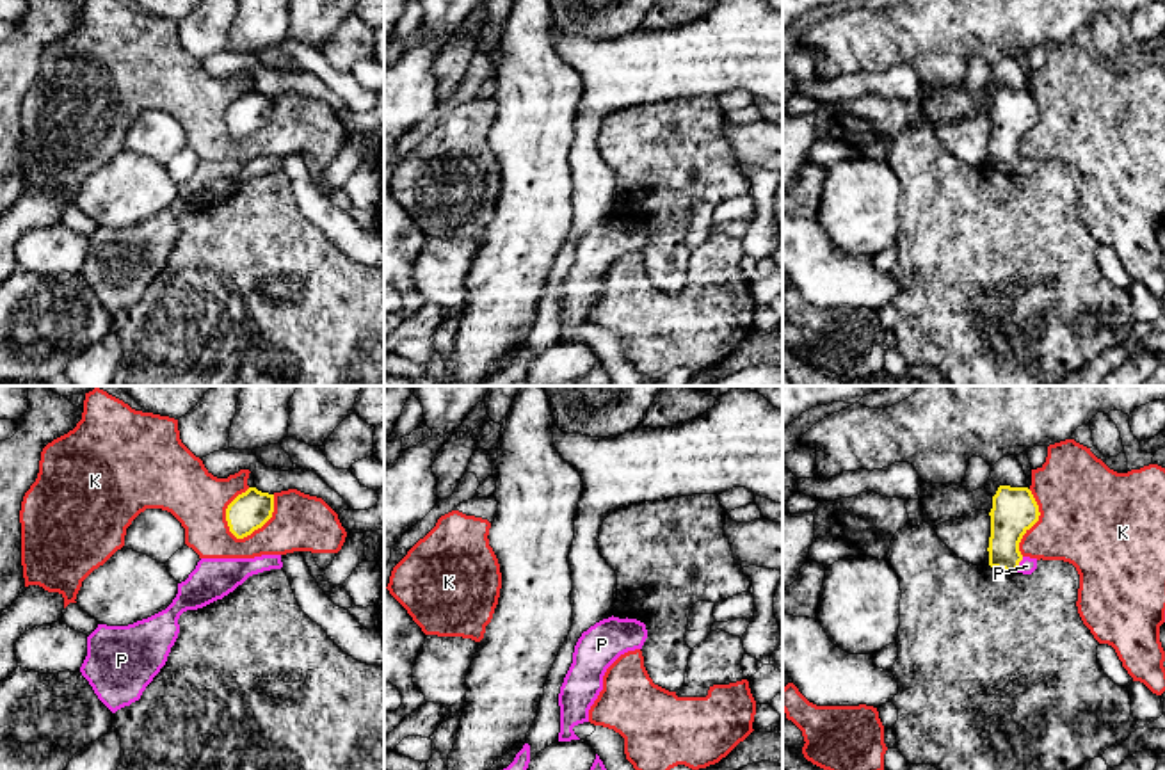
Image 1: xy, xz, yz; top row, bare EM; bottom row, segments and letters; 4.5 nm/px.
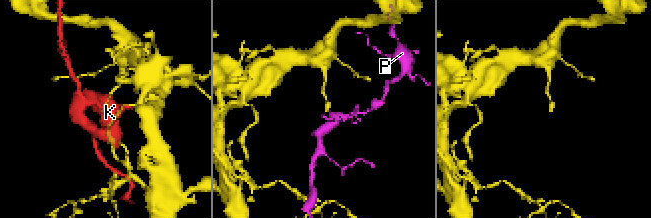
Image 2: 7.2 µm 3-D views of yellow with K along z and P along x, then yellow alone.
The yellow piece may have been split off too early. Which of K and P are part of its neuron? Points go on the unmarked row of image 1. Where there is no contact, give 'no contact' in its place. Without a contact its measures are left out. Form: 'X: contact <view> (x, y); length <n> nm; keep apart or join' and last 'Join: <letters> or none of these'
K: contact xy (260, 128); length 280 nm; keep apart
P: contact yz (1018, 166); length 70 nm; keep apart
Join: none of these

